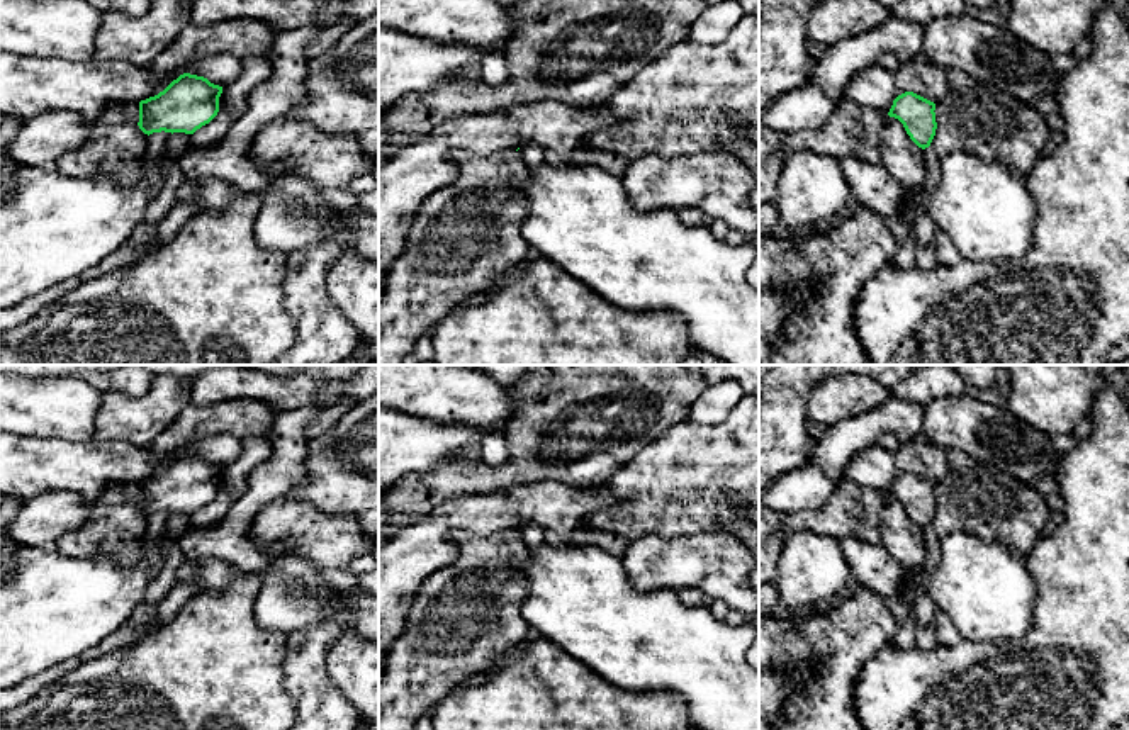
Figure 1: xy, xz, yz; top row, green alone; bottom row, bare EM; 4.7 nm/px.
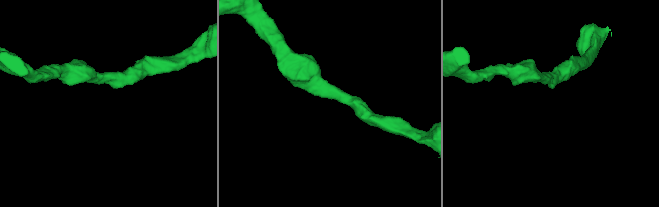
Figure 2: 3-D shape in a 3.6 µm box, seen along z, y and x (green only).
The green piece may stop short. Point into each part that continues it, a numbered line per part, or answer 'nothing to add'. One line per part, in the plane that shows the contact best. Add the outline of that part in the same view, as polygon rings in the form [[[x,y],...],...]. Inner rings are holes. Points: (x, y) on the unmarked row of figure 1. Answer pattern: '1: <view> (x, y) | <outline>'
nothing to add

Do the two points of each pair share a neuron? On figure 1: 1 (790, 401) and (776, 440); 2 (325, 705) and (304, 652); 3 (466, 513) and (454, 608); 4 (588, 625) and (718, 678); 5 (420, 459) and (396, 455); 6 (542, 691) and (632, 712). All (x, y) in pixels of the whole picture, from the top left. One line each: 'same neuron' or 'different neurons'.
1: same neuron
2: same neuron
3: different neurons
4: same neuron
5: same neuron
6: same neuron

